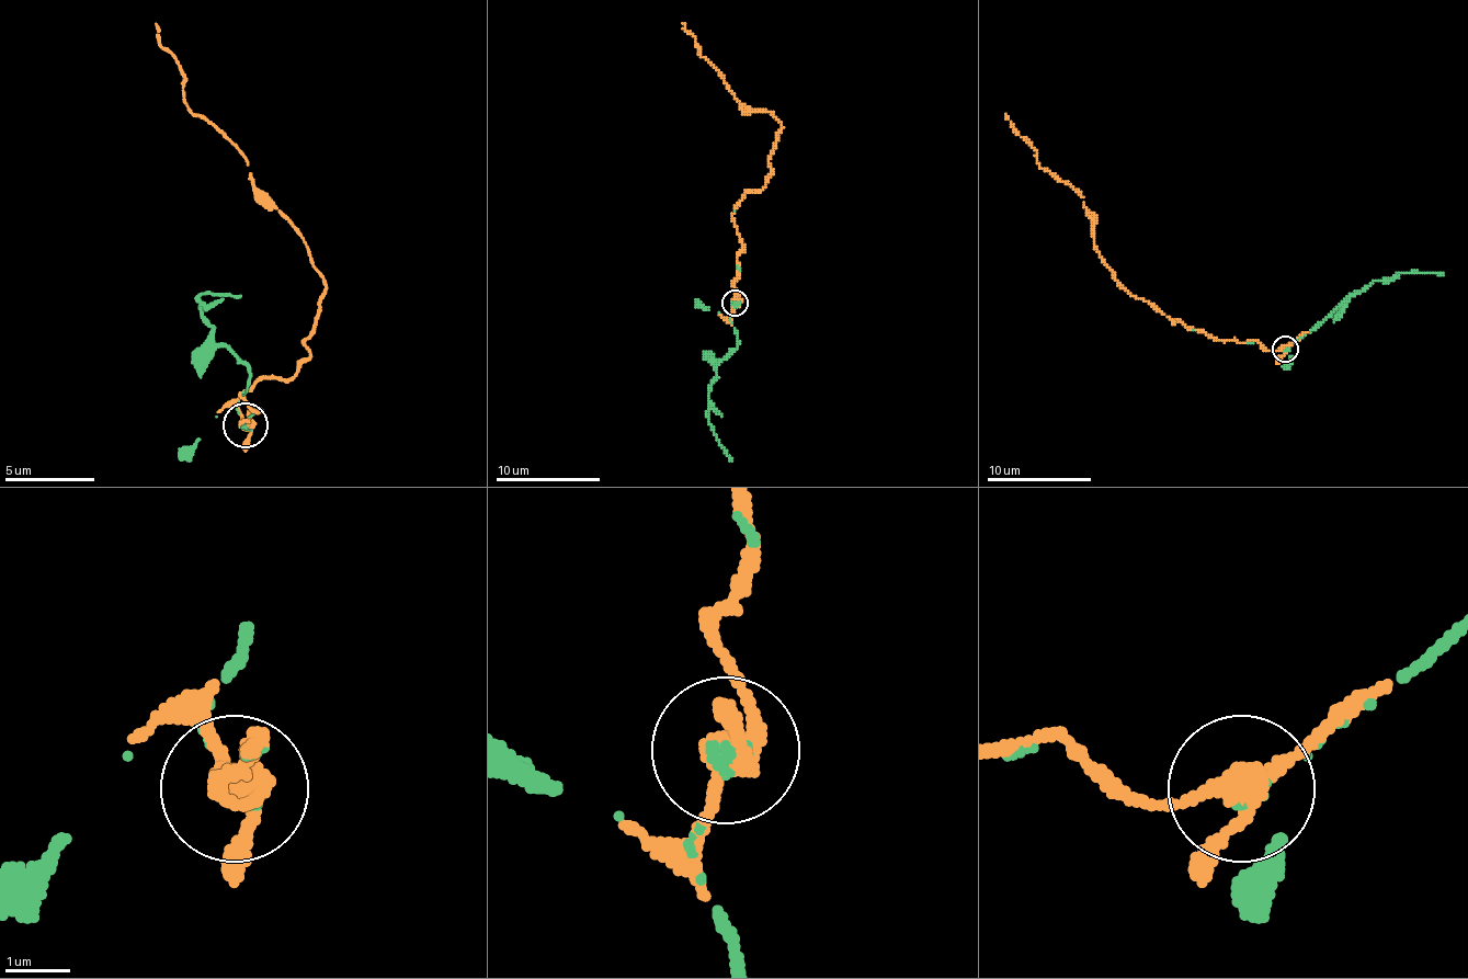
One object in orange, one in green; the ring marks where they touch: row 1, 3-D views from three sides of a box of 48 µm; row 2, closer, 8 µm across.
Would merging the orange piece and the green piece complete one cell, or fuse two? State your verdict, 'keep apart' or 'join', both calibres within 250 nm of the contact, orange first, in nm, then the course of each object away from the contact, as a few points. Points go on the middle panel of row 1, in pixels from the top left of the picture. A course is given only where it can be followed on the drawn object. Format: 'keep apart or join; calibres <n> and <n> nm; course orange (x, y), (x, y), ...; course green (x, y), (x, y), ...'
join; calibres 320 and 110 nm; course orange (735, 302), (742, 239), (735, 208), (765, 184), (781, 129), (771, 112), (750, 112), (737, 101), (682, 23); course green (735, 302), (729, 320), (737, 330), (737, 345), (716, 366), (708, 393), (708, 424), (731, 460)

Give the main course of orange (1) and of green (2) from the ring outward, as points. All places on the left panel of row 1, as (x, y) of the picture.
1: (245, 424), (258, 411), (239, 397), (298, 371), (325, 294), (307, 240), (191, 111), (155, 21)
2: (245, 429), (235, 407), (249, 393), (249, 371), (213, 339), (200, 308), (200, 294), (239, 299)

